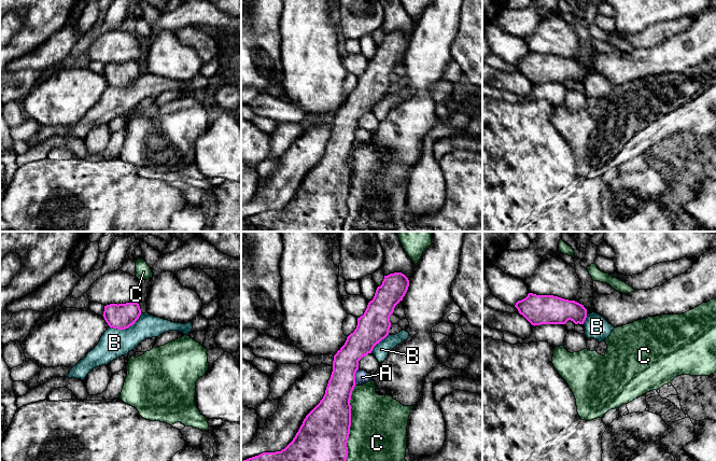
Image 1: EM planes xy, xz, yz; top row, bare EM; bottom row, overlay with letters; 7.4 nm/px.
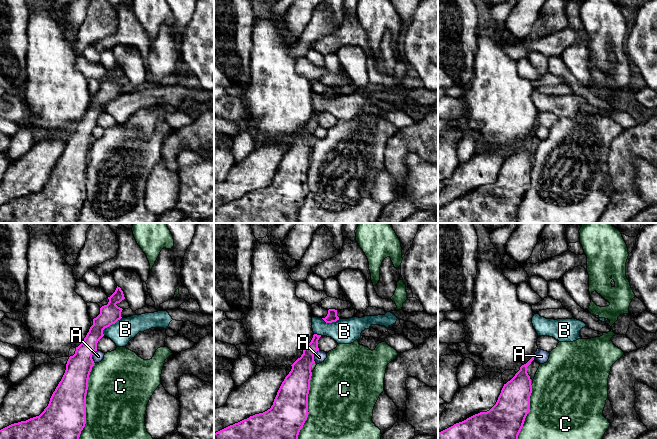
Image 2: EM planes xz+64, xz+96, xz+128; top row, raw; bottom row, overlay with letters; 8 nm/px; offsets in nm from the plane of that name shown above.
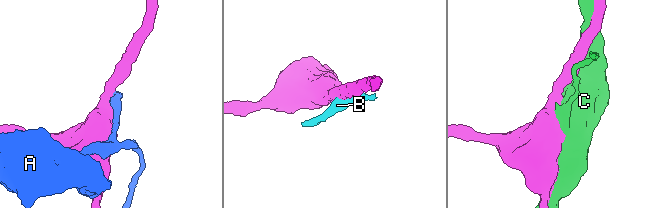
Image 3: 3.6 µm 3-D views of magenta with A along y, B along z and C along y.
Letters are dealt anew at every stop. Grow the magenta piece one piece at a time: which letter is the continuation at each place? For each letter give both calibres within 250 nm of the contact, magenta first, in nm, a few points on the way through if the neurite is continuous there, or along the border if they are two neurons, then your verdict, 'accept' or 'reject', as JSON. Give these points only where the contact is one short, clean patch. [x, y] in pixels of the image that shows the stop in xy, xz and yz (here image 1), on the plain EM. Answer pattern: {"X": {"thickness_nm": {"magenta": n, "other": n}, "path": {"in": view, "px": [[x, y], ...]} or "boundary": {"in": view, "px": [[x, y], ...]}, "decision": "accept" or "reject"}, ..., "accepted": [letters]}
{"A": {"thickness_nm": {"magenta": 220, "other": 100}, "decision": "reject"}, "B": {"thickness_nm": {"magenta": 190, "other": 220}, "boundary": {"in": "xy", "px": [[141, 71], [127, 86], [113, 87], [109, 85]]}, "decision": "reject"}, "C": {"thickness_nm": {"magenta": 400, "other": 440}, "decision": "reject"}, "accepted": []}

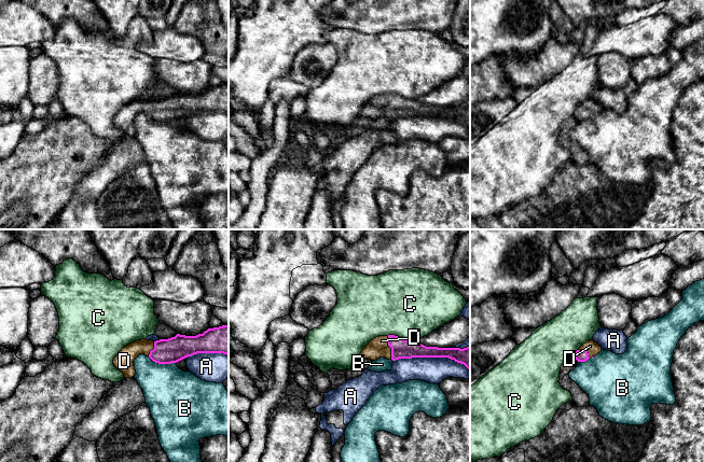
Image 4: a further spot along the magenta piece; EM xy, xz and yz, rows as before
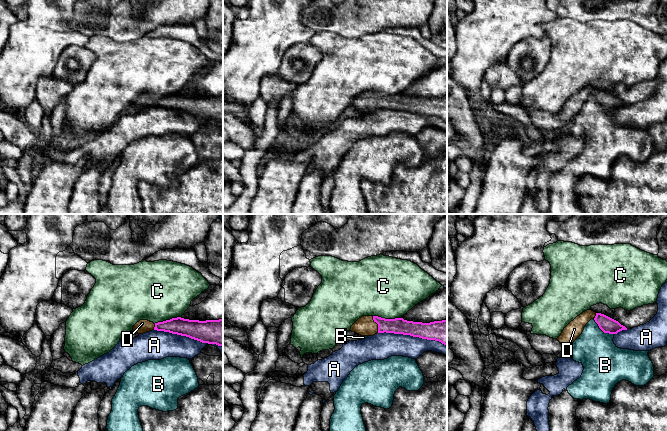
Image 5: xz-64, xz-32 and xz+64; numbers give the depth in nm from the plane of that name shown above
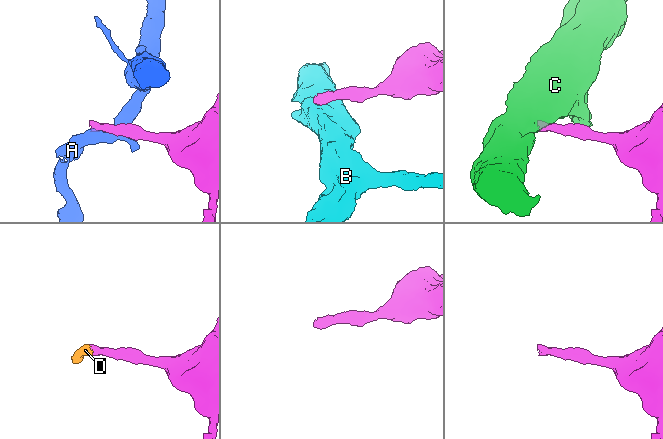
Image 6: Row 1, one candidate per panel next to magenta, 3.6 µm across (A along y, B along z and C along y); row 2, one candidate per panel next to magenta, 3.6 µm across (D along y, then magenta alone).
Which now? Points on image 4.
{"A": {"thickness_nm": {"magenta": 140, "other": 190}, "decision": "reject"}, "B": {"thickness_nm": {"magenta": 190, "other": 400}, "decision": "reject"}, "C": {"thickness_nm": {"magenta": 140, "other": 480}, "boundary": {"in": "xz", "px": [[387, 94], [397, 94], [405, 98], [416, 99]]}, "decision": "reject"}, "D": {"thickness_nm": {"magenta": 140, "other": 150}, "path": {"in": "xz", "px": [[400, 107], [390, 106], [378, 106]]}, "decision": "accept"}, "accepted": ["D"]}

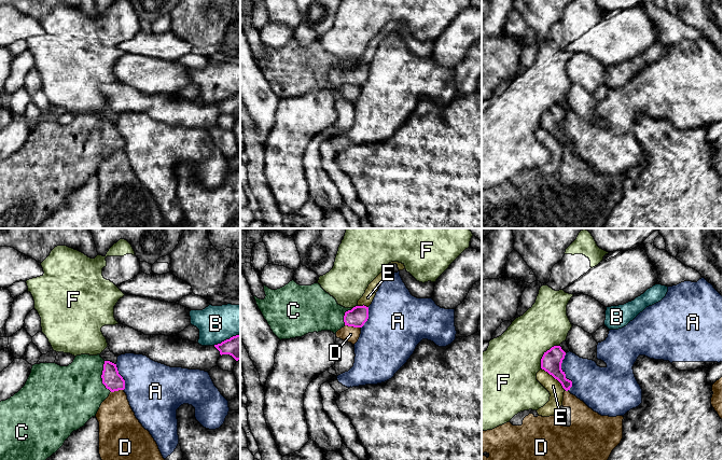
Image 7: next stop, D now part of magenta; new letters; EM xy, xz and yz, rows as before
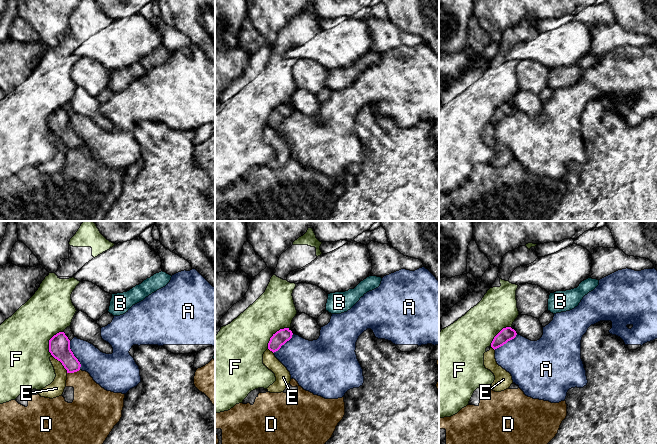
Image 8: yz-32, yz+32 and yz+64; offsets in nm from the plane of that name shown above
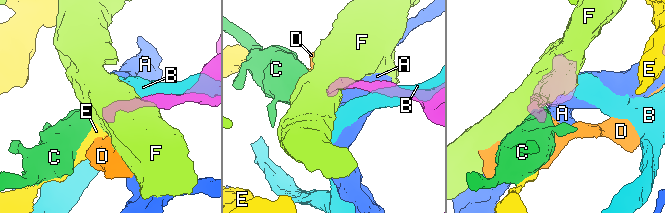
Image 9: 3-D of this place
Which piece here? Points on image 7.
{"A": {"thickness_nm": {"magenta": 160, "other": 280}, "decision": "reject"}, "B": {"thickness_nm": {"magenta": 180, "other": 280}, "decision": "reject"}, "C": {"thickness_nm": {"magenta": 140, "other": 420}, "path": {"in": "xy", "px": [[111, 137], [101, 136], [91, 137], [73, 153]]}, "decision": "accept"}, "D": {"thickness_nm": {"magenta": 150, "other": 120}, "boundary": {"in": "xz", "px": [[345, 83], [360, 86]]}, "decision": "reject"}, "E": {"thickness_nm": {"magenta": 160, "other": 110}, "boundary": {"in": "yz", "px": [[542, 127], [551, 133], [565, 148]]}, "decision": "reject"}, "F": {"thickness_nm": {"magenta": 160, "other": 420}, "decision": "reject"}, "accepted": ["C"]}

